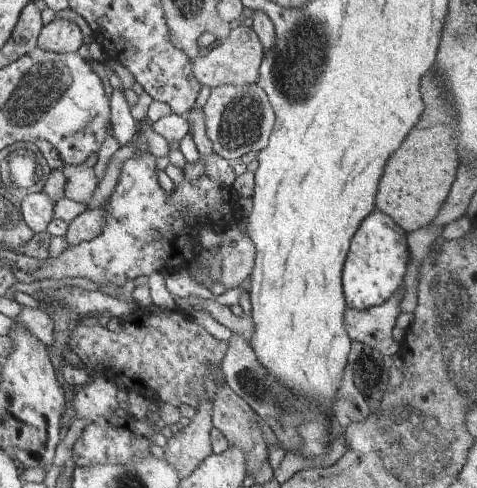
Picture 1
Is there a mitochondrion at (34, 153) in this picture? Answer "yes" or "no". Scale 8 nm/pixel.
yes

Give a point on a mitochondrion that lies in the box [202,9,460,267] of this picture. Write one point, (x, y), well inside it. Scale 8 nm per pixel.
(296, 73)

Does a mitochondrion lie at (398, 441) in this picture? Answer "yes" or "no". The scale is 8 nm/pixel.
yes

